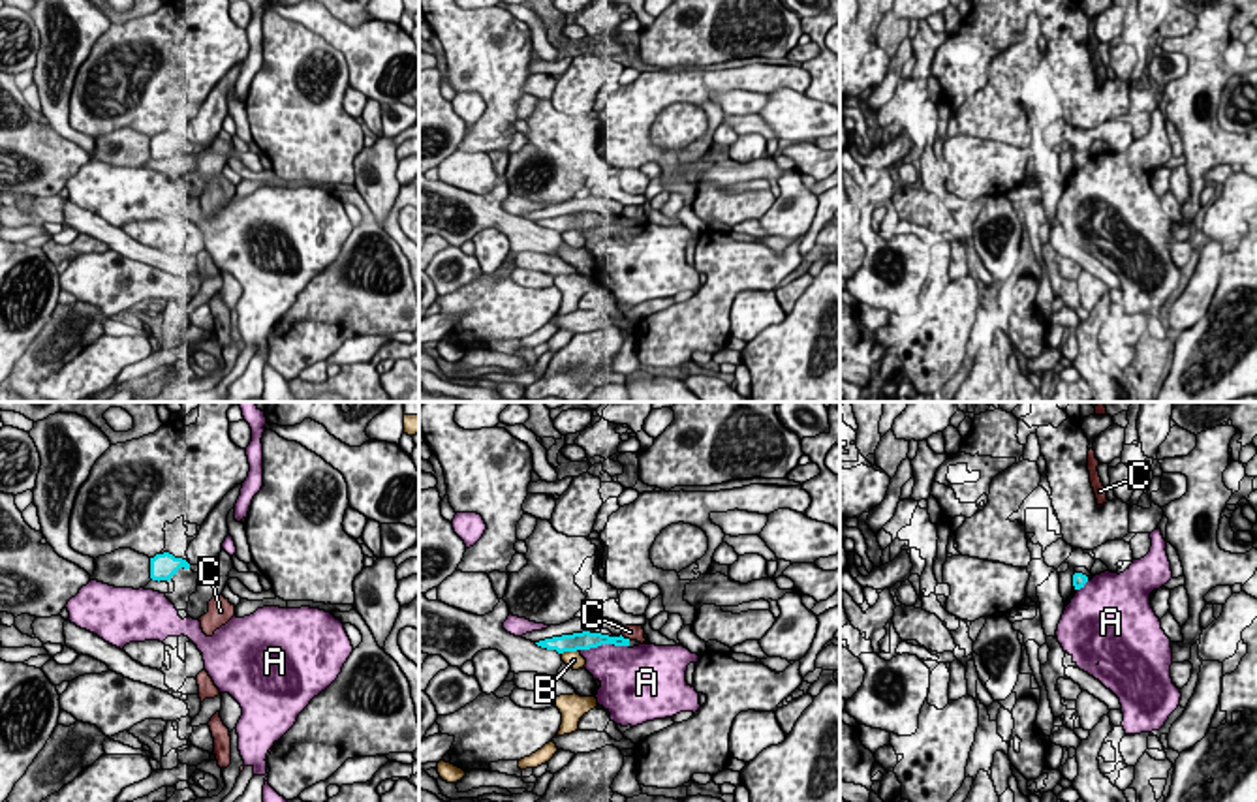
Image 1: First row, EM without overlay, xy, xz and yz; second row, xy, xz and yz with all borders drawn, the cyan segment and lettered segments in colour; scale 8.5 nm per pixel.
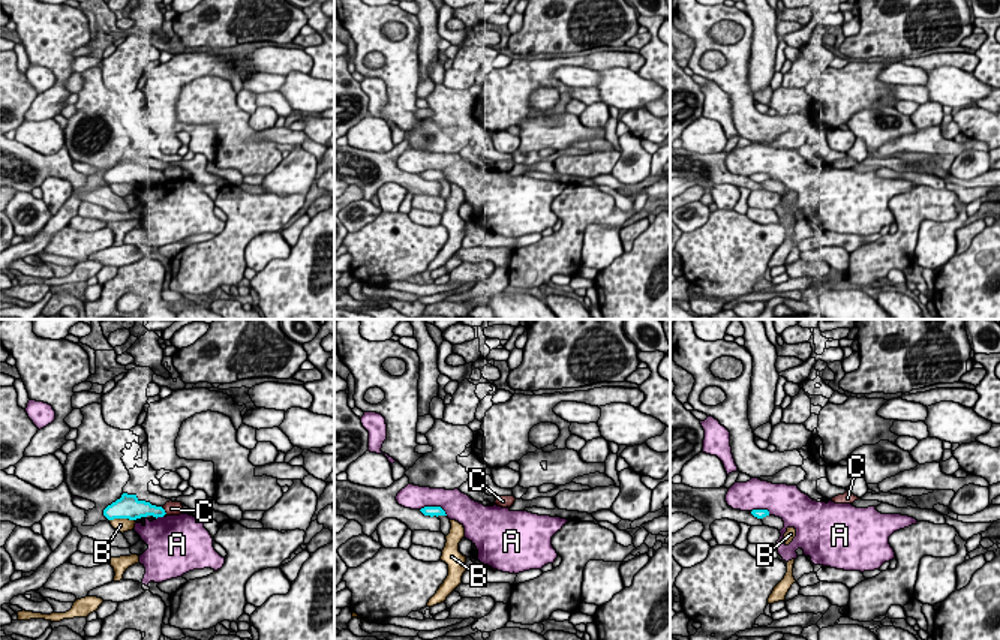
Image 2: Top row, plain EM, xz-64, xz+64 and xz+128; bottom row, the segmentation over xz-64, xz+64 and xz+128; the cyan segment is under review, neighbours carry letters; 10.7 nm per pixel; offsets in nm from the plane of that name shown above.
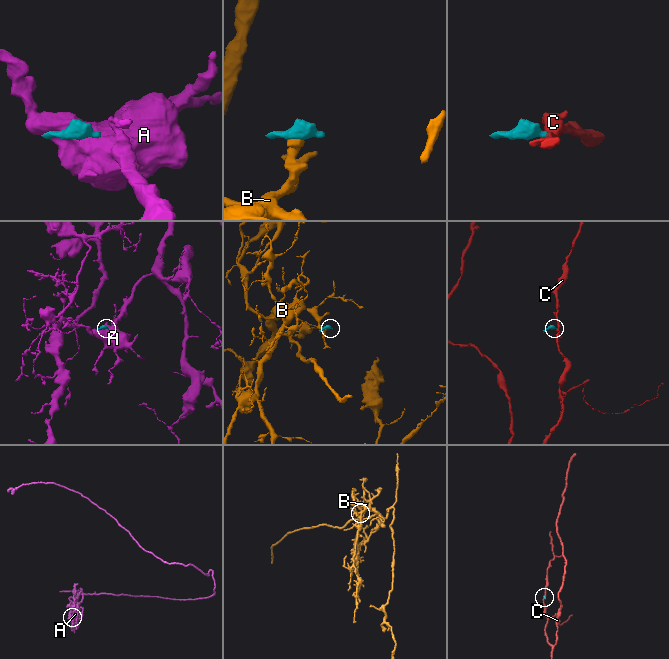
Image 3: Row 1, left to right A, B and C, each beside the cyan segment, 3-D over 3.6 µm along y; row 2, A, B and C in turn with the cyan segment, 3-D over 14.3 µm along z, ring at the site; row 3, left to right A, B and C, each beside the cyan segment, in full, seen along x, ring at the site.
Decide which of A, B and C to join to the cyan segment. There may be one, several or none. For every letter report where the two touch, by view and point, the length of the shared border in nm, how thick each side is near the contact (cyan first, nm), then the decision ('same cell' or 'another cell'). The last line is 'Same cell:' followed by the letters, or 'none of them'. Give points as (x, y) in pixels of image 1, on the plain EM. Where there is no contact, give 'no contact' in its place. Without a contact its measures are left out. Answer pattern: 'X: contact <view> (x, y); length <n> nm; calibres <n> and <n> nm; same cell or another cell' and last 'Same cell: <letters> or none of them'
A: contact xz (602, 222); length 460 nm; calibres 160 and 380 nm; another cell
B: contact xz (568, 230); length 130 nm; calibres 160 and 160 nm; another cell
C: contact xz (626, 218); length 100 nm; calibres 120 and 130 nm; another cell
Same cell: none of them

